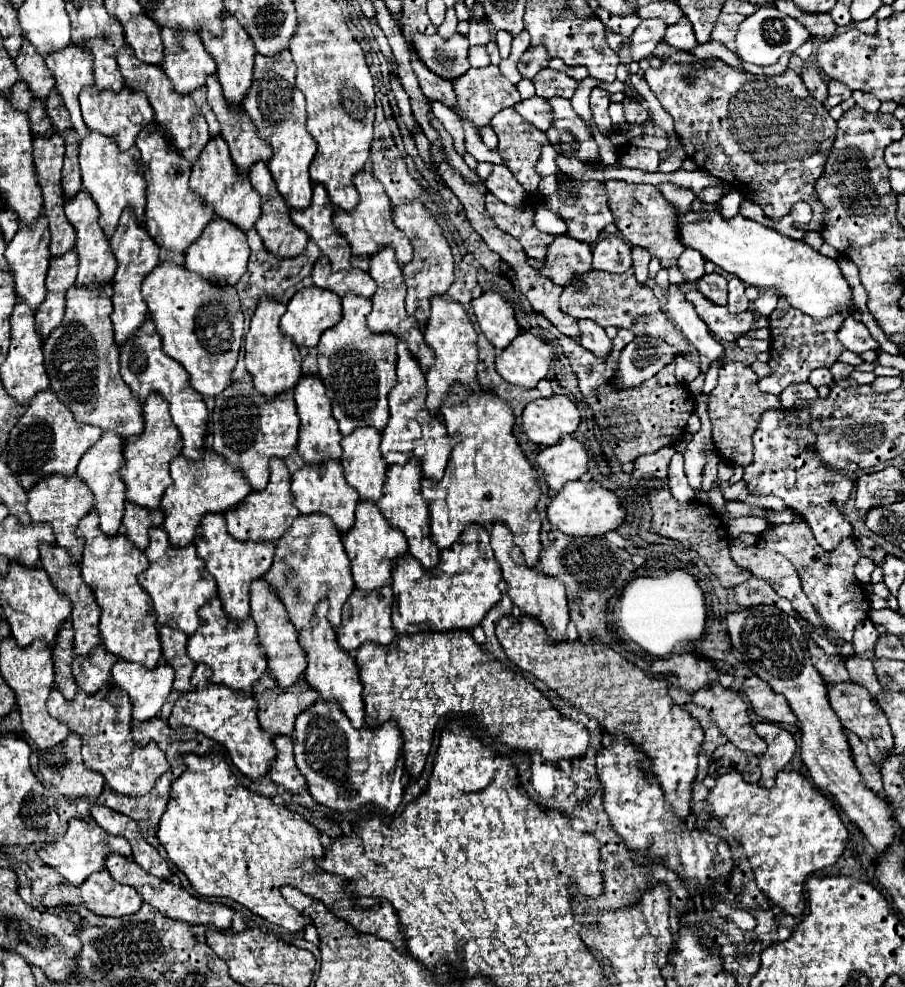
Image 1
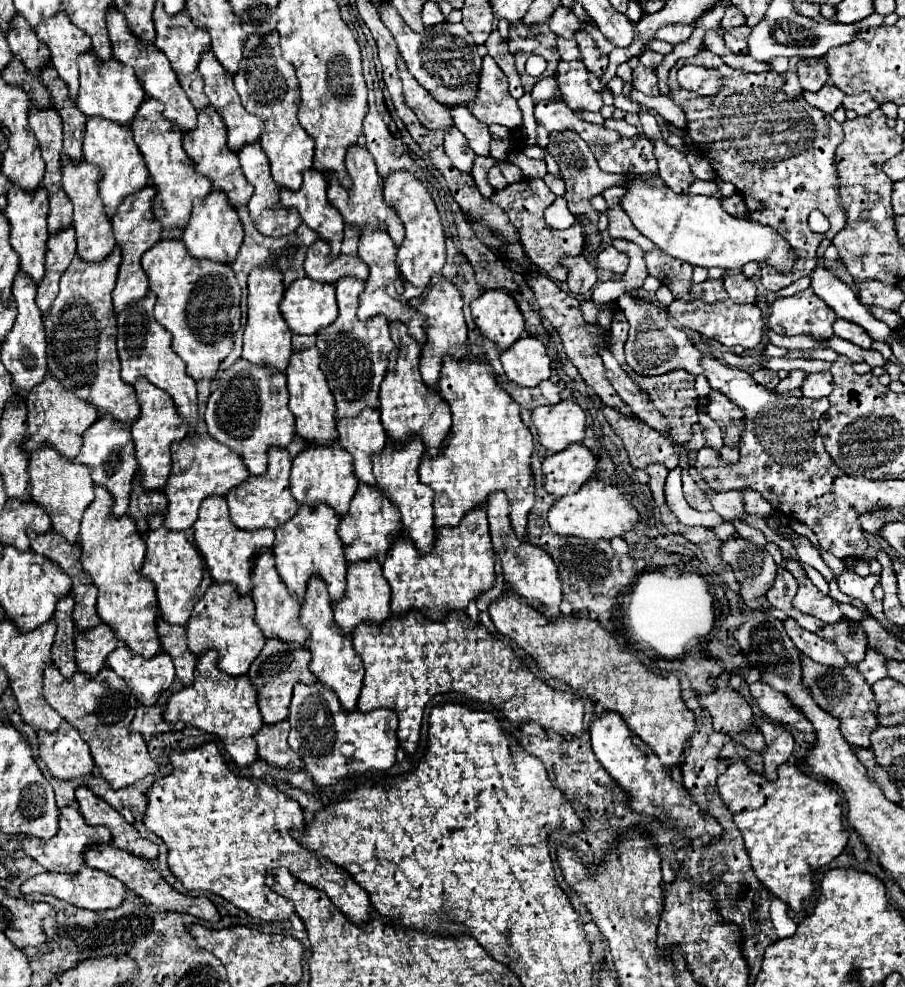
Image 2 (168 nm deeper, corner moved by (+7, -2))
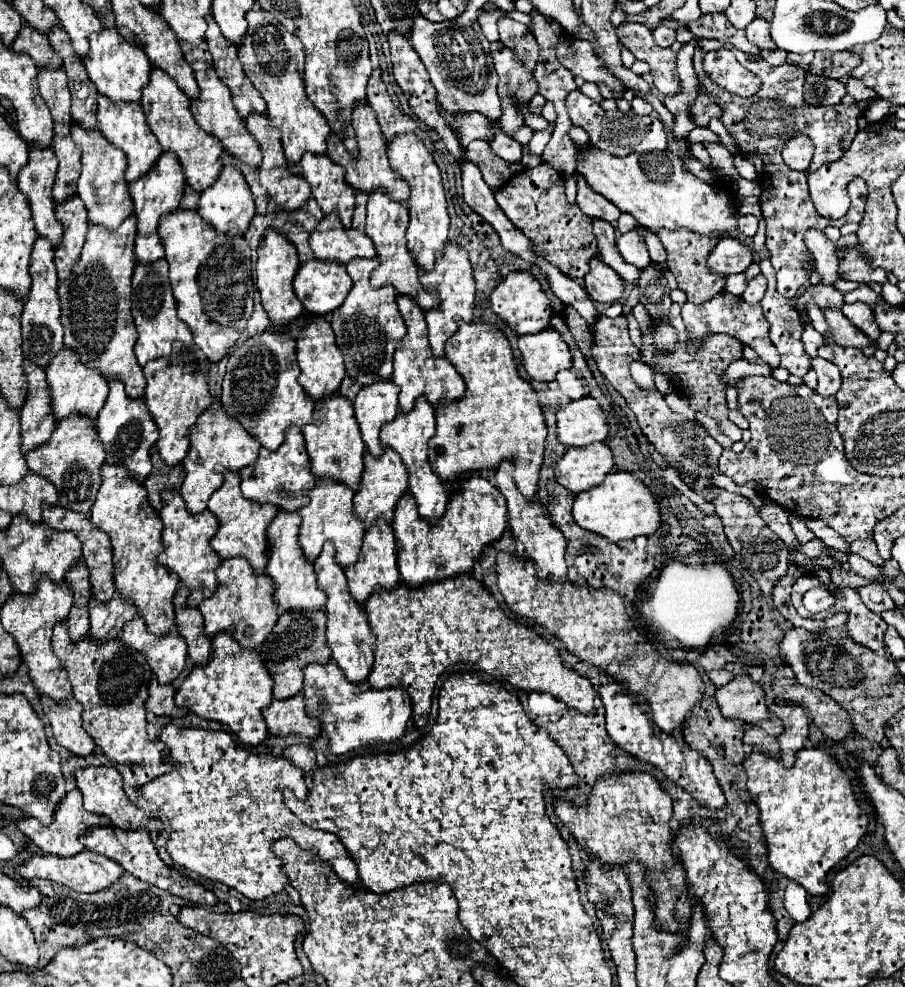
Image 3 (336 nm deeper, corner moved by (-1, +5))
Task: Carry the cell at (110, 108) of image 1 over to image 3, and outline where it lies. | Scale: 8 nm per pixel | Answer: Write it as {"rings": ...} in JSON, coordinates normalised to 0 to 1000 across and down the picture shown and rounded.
{"rings":[[[114,28],[114,32],[98,36],[98,55],[92,59],[92,65],[109,95],[120,97],[123,101],[151,103],[160,85],[165,85],[165,59],[160,59],[154,47],[147,47],[147,43],[134,39],[134,34],[127,28]]]}

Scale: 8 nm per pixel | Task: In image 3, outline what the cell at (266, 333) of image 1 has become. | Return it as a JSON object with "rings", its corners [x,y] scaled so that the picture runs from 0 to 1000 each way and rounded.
{"rings":[[[297,233],[293,241],[286,247],[286,263],[284,263],[284,292],[288,296],[288,306],[302,324],[302,330],[297,334],[302,336],[317,336],[315,328],[322,326],[324,322],[333,320],[335,310],[330,302],[324,296],[324,282],[330,272],[330,261],[324,245],[315,241],[315,237],[306,237],[306,233]]]}

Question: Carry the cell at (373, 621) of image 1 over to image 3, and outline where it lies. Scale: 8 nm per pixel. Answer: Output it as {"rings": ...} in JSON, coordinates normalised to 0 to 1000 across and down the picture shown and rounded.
{"rings":[[[417,529],[417,533],[412,533],[412,537],[406,537],[401,543],[401,553],[397,559],[397,567],[381,575],[383,588],[386,588],[386,598],[390,602],[390,606],[394,610],[403,610],[408,606],[408,602],[421,594],[421,596],[434,596],[441,592],[443,584],[439,578],[439,551],[436,551],[436,541],[432,533],[425,533],[425,529]]]}

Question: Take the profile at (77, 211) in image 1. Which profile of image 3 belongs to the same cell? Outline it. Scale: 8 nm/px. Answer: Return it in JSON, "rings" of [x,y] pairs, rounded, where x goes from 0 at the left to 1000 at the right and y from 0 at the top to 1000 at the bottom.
{"rings":[[[83,124],[78,126],[78,138],[92,152],[92,174],[85,182],[85,199],[94,205],[98,225],[118,233],[127,233],[147,215],[147,203],[143,201],[143,188],[138,184],[138,156],[120,148],[109,132],[103,132],[103,136],[94,136],[87,128],[83,128]]]}

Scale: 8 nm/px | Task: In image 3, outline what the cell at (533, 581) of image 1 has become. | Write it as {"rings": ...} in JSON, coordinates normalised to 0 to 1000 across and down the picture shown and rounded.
{"rings":[[[558,466],[558,468],[554,468],[554,474],[549,474],[547,484],[549,484],[549,494],[554,496],[554,501],[560,507],[562,531],[565,531],[565,537],[567,537],[567,545],[580,553],[580,563],[587,565],[596,573],[593,584],[598,588],[622,588],[622,586],[627,586],[627,569],[624,569],[627,549],[624,549],[622,541],[611,533],[611,529],[607,529],[607,519],[596,509],[578,505],[578,501],[571,496],[571,490],[569,490],[565,480],[567,480],[567,468]]]}

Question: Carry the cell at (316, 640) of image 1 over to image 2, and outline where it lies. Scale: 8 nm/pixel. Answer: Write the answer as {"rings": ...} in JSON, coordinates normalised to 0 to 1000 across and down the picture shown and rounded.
{"rings":[[[346,585],[341,589],[337,611],[333,615],[333,633],[337,637],[341,637],[341,660],[344,660],[341,678],[344,678],[344,682],[350,686],[352,692],[368,698],[368,702],[377,710],[377,716],[383,722],[392,720],[397,700],[399,700],[399,690],[401,690],[401,672],[390,660],[388,645],[377,641],[377,637],[372,635],[372,631],[368,627],[366,609],[361,603],[361,593],[357,593],[355,587],[350,587],[350,585]]]}

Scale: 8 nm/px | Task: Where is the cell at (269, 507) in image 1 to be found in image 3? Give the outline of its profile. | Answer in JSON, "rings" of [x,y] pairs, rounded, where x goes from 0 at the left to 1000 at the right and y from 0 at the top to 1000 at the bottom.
{"rings":[[[328,432],[317,436],[317,444],[308,452],[308,456],[288,454],[284,468],[266,476],[269,503],[280,509],[299,509],[308,517],[328,519],[341,509],[341,498],[346,494],[348,494],[348,484],[346,478],[341,476],[341,460],[337,456],[337,444]]]}

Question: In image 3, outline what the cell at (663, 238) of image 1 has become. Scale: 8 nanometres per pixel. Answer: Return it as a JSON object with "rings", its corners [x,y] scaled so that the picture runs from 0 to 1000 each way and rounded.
{"rings":[[[728,233],[726,239],[728,239],[728,243],[733,245],[733,249],[737,253],[739,274],[748,282],[750,292],[759,298],[761,306],[777,308],[801,292],[801,280],[799,278],[788,278],[781,270],[783,253],[788,253],[788,249],[792,249],[792,245],[799,239],[775,239],[775,237],[768,237],[766,233],[746,233],[746,235]]]}

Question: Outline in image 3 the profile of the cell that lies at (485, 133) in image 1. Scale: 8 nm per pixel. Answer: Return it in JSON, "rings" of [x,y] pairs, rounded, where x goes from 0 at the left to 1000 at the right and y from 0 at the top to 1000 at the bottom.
{"rings":[[[545,126],[545,130],[547,130],[547,140],[540,144],[545,154],[560,164],[576,164],[576,146],[556,136],[556,132],[549,126]]]}

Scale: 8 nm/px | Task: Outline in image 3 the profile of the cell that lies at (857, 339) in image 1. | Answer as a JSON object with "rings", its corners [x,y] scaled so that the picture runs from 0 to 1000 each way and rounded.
{"rings":[[[954,306],[934,308],[929,314],[931,314],[931,318],[934,318],[947,332],[951,332],[962,344],[969,344],[969,342],[971,342],[973,334],[971,334],[971,330],[969,330],[969,326],[967,326],[967,322],[965,322],[965,314],[962,314],[958,308],[954,308]]]}

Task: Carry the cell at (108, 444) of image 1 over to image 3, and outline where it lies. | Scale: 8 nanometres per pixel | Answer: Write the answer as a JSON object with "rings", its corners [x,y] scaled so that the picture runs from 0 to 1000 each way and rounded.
{"rings":[[[123,383],[120,395],[123,397],[118,401],[118,407],[107,421],[109,446],[116,450],[116,456],[118,456],[116,468],[140,474],[154,488],[158,488],[167,478],[165,456],[173,448],[173,430],[169,428],[169,421],[160,415],[160,405],[143,403],[138,399],[138,391],[134,391],[134,387],[129,387],[129,383]]]}

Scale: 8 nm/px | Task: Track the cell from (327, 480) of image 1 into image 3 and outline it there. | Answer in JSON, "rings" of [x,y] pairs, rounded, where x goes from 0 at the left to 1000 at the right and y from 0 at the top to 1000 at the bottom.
{"rings":[[[375,397],[368,399],[368,403],[355,403],[355,407],[348,407],[346,428],[335,432],[335,442],[339,448],[339,458],[344,462],[346,480],[377,486],[394,498],[399,492],[403,450],[399,448],[399,436],[390,419],[390,407]]]}

